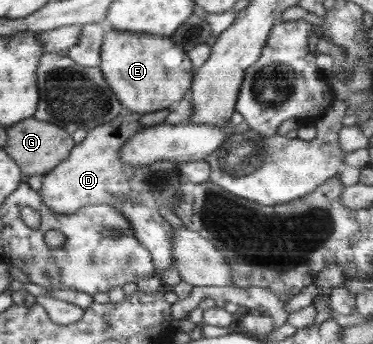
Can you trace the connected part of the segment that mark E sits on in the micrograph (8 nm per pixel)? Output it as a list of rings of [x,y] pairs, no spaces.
[[[113,29],[104,34],[99,67],[111,92],[124,110],[140,115],[162,111],[178,103],[178,100],[182,100],[191,91],[195,74],[185,48],[177,46],[169,37]]]

